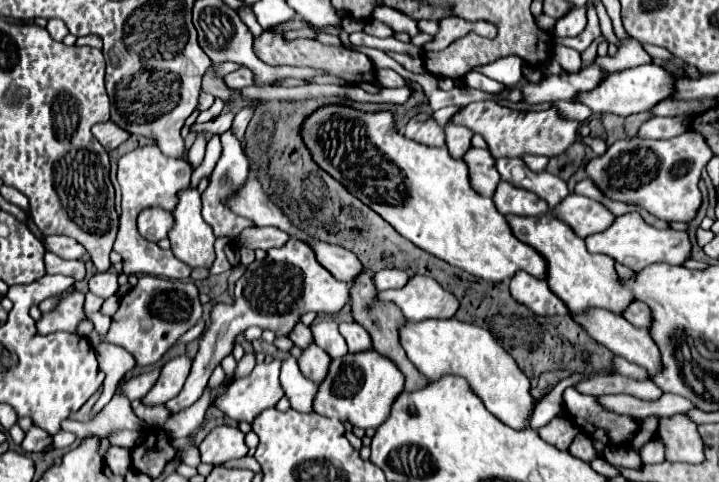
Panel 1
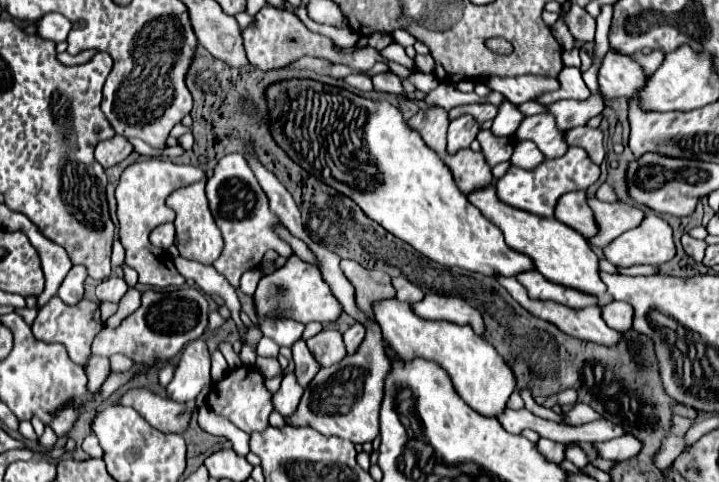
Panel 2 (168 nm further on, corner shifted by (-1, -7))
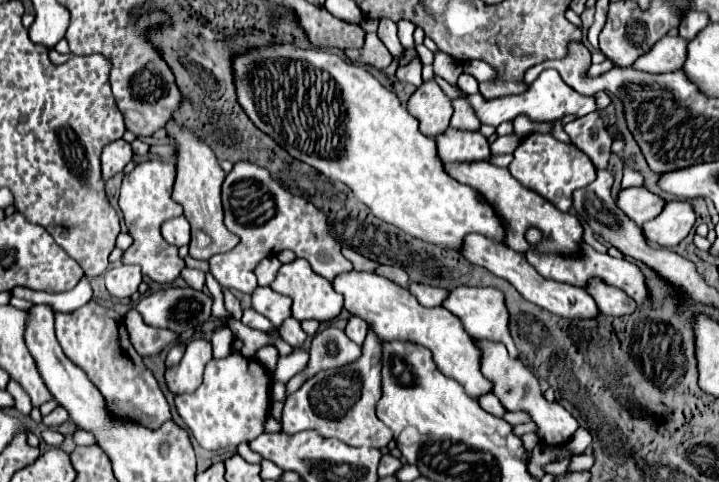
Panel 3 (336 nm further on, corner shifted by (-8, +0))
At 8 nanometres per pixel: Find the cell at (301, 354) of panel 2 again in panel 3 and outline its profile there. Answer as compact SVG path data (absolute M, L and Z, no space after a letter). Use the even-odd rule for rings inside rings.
M286 318L286 320L280 324L278 332L280 332L280 338L282 338L284 342L288 342L292 348L300 348L300 346L304 344L304 340L306 340L306 332L302 330L300 322L294 320L294 318Z

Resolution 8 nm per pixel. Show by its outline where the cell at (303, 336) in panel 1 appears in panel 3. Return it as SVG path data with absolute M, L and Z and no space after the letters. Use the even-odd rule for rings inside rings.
M258 286L252 294L252 308L266 316L276 328L278 324L282 324L282 320L290 318L290 304L292 300L288 296L282 296L268 286L266 288Z

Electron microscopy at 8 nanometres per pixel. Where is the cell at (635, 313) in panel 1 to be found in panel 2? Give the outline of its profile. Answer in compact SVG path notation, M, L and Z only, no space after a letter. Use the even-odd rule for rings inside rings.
M613 301L607 307L603 307L603 319L615 331L625 333L631 329L631 323L633 323L633 307L623 301Z

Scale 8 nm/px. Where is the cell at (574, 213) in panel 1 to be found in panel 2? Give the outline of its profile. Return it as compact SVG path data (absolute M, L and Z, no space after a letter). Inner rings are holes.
M589 197L587 205L591 207L595 223L597 223L597 235L589 237L587 243L595 247L605 247L607 243L611 243L615 237L619 237L627 229L637 227L645 217L643 209L621 203L621 201L603 203L595 197Z

